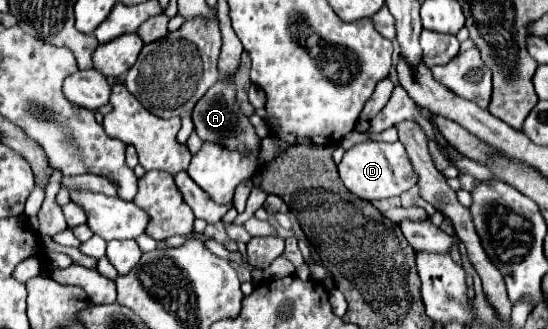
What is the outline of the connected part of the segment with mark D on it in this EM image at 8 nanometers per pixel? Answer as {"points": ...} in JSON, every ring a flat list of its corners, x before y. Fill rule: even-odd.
{"points":[[373,140,357,144,351,150,347,150,339,164,339,174,351,194,369,202,401,196,403,192,411,190,419,178,401,142,385,144,385,142,373,142]]}

